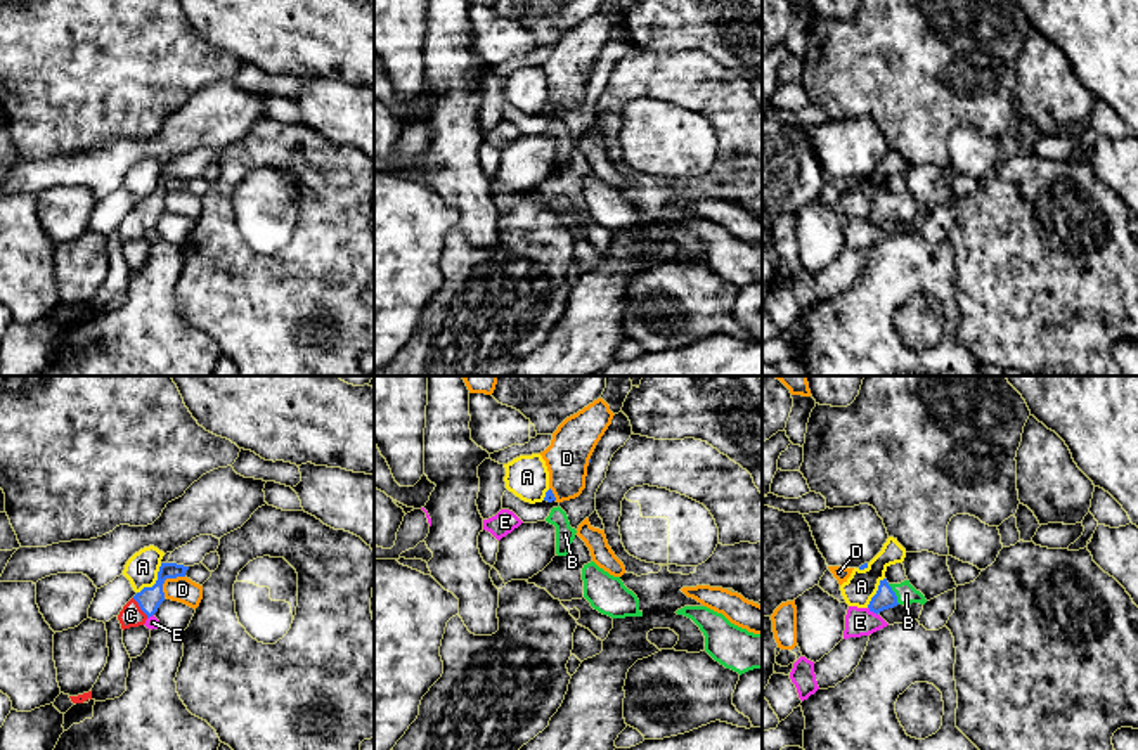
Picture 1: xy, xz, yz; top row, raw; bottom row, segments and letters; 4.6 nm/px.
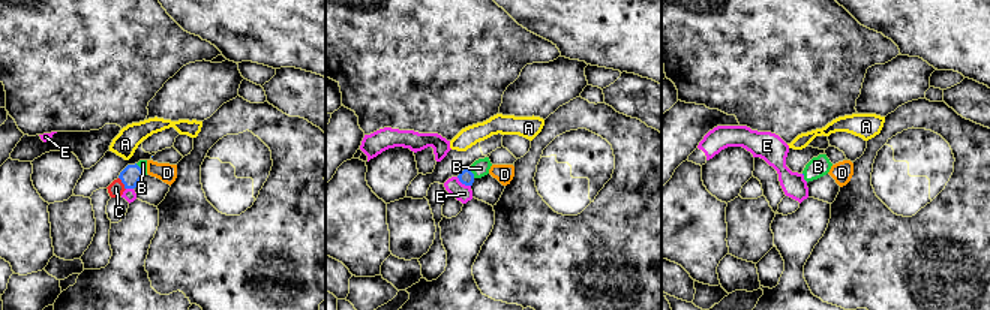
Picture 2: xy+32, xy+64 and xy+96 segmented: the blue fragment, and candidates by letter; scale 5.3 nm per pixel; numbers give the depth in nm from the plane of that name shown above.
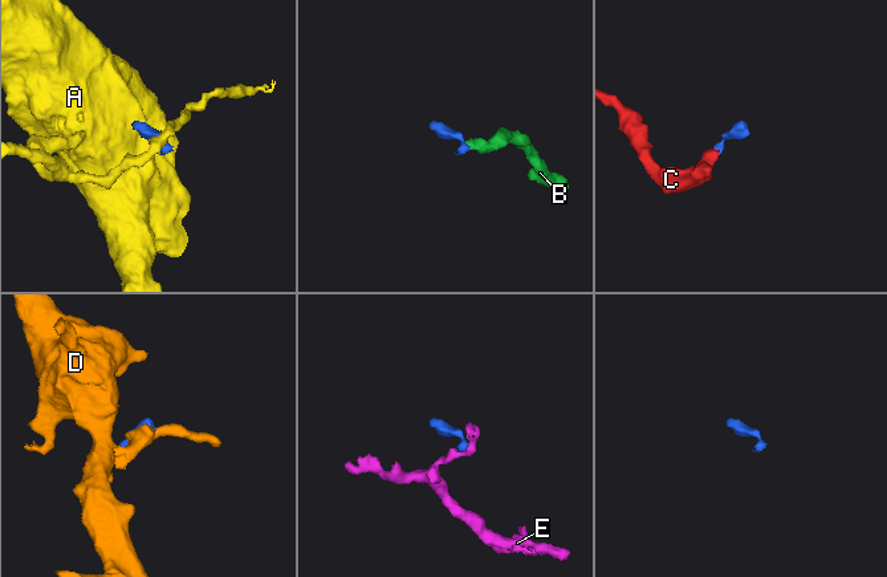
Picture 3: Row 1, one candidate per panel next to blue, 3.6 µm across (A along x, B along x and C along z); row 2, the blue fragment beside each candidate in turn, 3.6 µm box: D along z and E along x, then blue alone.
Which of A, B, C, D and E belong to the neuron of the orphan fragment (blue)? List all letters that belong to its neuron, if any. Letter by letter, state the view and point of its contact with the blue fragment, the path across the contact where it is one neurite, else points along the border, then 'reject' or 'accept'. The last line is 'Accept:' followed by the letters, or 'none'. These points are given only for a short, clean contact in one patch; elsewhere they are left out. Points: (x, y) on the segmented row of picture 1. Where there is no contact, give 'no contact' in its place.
A: meets blue in xy at (156, 582); border along xy (161, 563), (156, 581), (137, 593); reject
B: meets blue in yz at (894, 594); runs through yz (885, 598), (894, 594), (906, 594); accept
C: meets blue in xy at (141, 608); runs through xy (149, 598), (141, 608), (130, 615); accept
D: meets blue in xy at (167, 577); reject
E: meets blue in yz at (873, 612); border along yz (868, 607), (877, 615); reject
Accept: B, C

